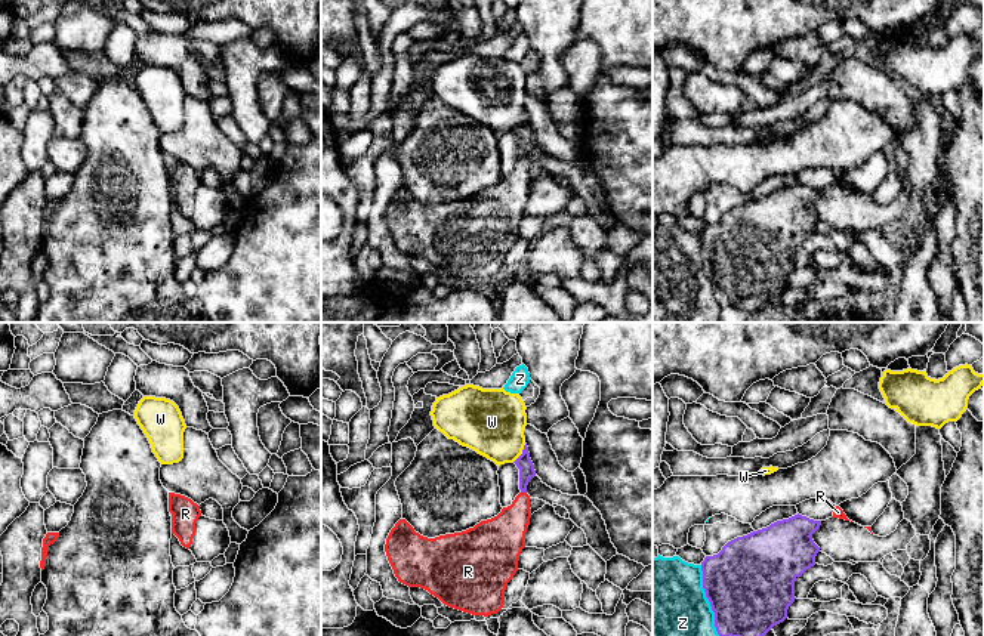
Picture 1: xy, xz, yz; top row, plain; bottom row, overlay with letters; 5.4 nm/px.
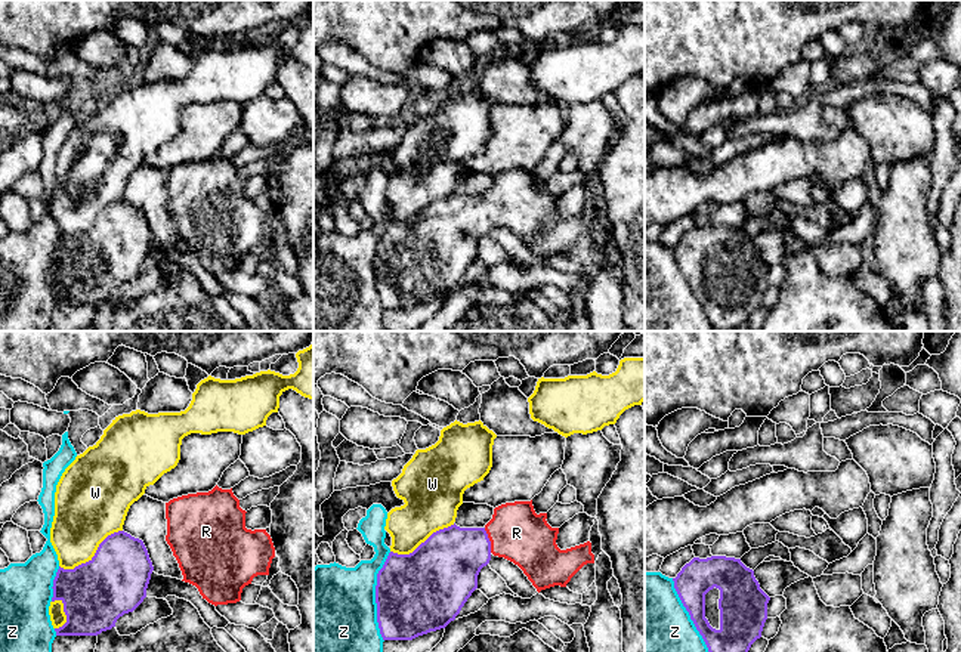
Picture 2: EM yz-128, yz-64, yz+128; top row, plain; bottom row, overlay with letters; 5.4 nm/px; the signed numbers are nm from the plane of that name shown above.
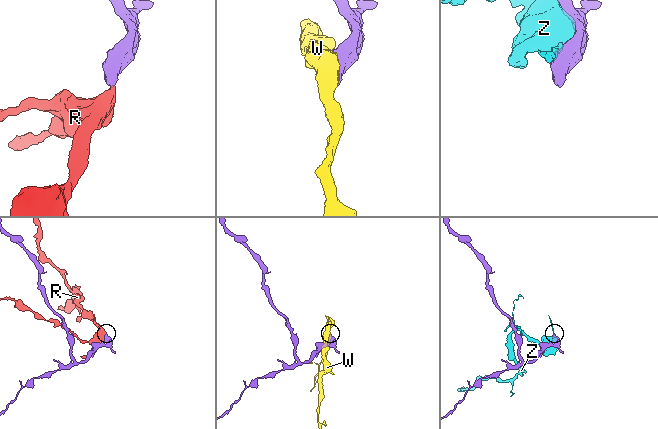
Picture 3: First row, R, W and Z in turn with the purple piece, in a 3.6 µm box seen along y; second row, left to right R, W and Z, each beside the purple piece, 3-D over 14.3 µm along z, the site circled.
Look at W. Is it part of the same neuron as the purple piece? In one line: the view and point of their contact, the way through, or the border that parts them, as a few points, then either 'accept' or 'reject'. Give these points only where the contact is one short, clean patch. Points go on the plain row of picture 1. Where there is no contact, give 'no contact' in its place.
contact xz (523, 122); reject

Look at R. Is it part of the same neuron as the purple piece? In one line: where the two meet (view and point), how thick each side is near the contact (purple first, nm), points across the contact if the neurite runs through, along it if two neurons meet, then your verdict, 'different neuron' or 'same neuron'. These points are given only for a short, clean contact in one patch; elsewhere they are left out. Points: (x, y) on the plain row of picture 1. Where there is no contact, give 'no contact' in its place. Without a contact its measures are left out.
xz (524, 160) | 90/220 nm | across xz (524, 132), (524, 160), (520, 181), (505, 201) | same neuron

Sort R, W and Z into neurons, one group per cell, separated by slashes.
R / W / Z

